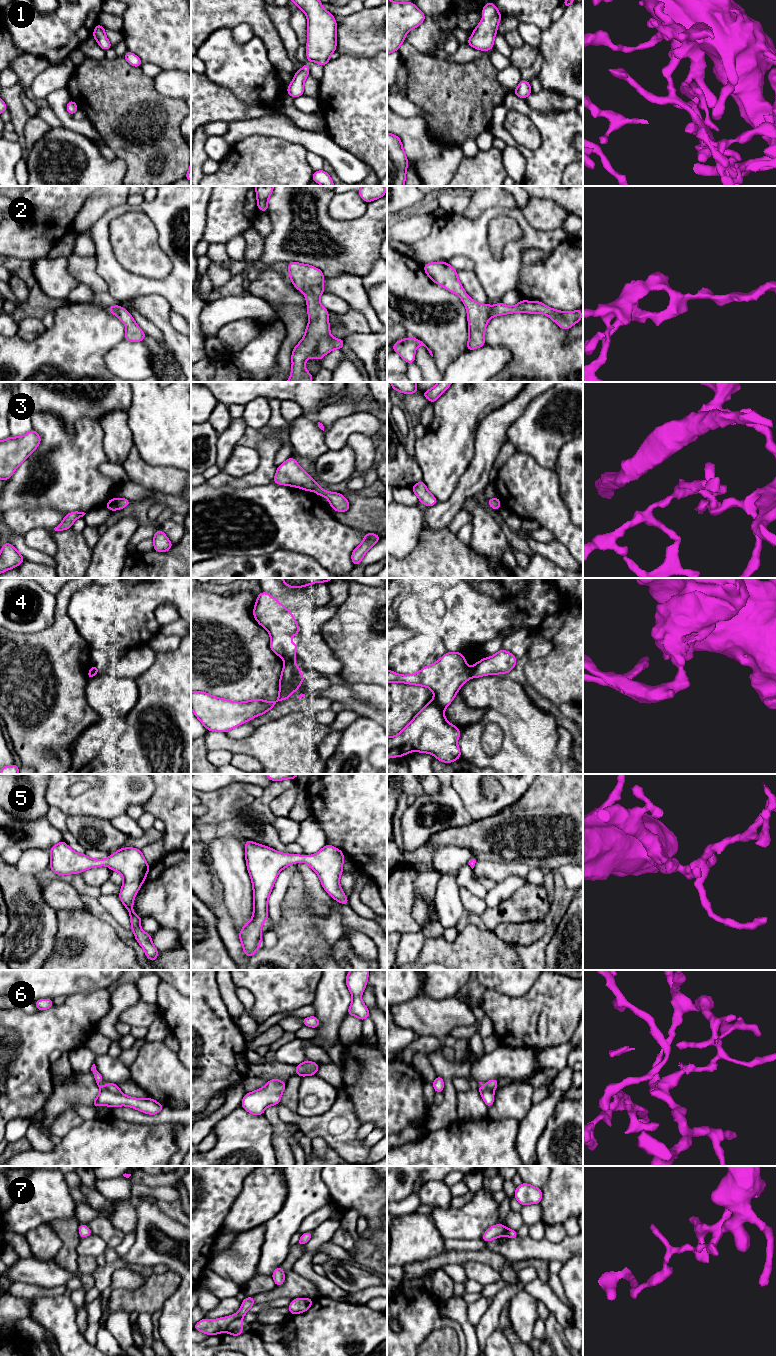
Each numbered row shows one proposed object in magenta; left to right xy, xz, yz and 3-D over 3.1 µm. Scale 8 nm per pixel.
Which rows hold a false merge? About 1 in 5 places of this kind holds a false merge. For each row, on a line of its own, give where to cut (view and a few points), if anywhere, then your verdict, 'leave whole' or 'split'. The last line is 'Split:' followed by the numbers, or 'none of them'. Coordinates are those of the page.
1: no cut | leave whole
2: no cut | leave whole
3: no cut | leave whole
4: xz (293, 659), (285, 661) | split
5: no cut | leave whole
6: no cut | leave whole
7: no cut | leave whole
Split: 4

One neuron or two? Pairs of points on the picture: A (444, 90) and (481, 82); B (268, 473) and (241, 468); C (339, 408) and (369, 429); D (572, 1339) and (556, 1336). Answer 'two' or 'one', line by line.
A: one
B: two
C: two
D: two

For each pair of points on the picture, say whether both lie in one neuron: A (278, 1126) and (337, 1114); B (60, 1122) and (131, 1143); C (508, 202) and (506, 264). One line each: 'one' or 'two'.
A: two
B: two
C: two

